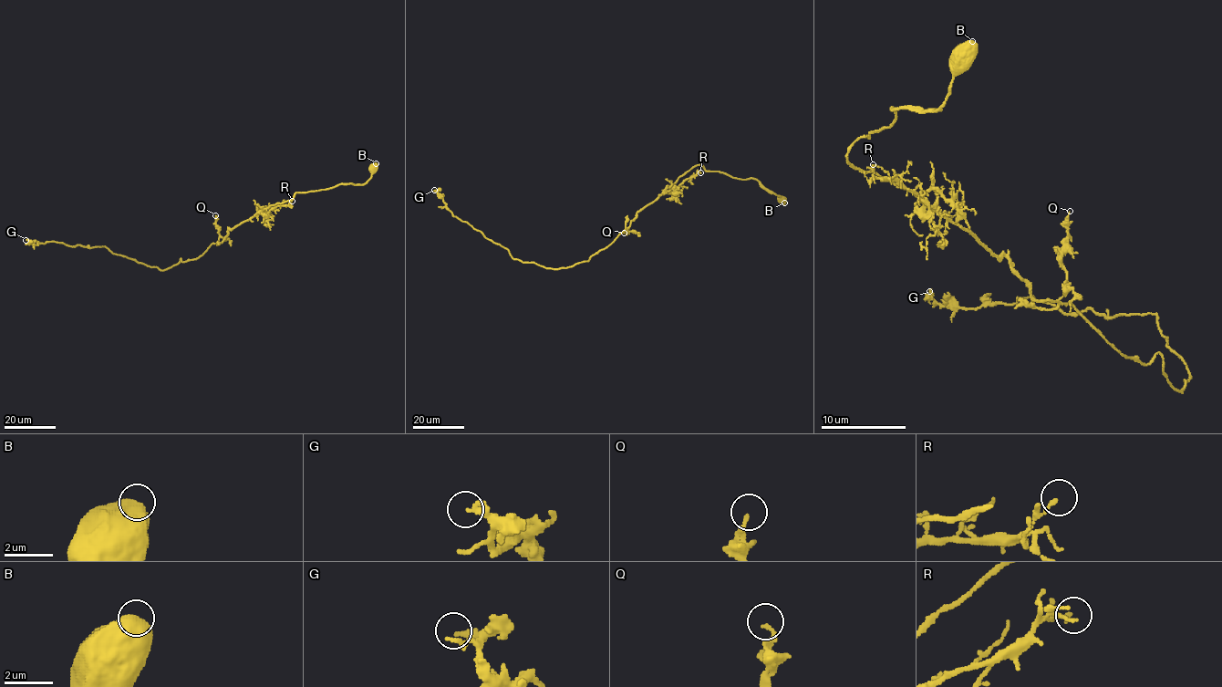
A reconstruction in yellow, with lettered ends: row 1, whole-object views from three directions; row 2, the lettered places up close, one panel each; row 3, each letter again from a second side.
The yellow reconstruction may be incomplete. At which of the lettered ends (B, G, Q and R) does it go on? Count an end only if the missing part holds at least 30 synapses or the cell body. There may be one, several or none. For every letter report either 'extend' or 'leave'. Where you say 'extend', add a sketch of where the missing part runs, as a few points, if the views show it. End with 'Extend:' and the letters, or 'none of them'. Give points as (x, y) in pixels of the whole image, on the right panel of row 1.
B: leave
G: leave
Q: leave
R: leave
Extend: none of them

